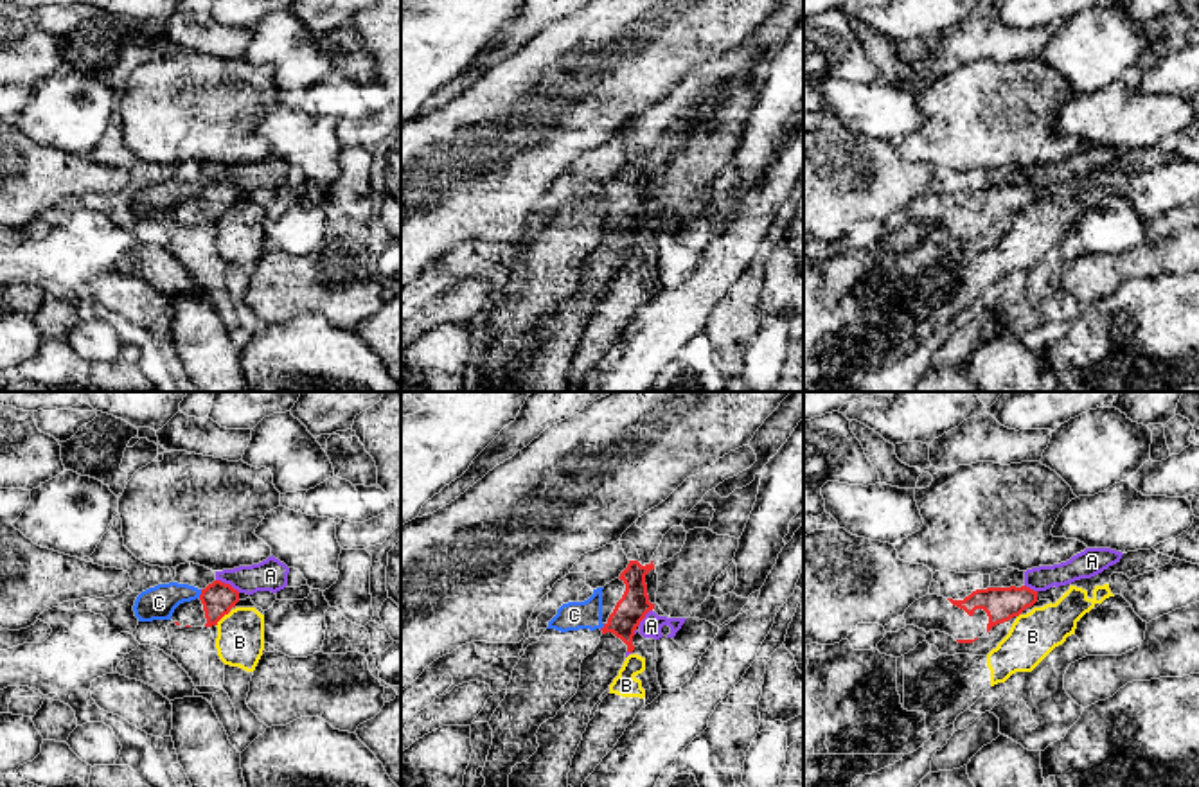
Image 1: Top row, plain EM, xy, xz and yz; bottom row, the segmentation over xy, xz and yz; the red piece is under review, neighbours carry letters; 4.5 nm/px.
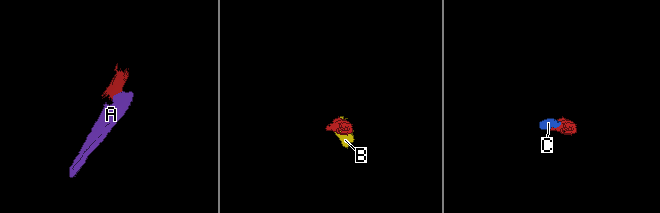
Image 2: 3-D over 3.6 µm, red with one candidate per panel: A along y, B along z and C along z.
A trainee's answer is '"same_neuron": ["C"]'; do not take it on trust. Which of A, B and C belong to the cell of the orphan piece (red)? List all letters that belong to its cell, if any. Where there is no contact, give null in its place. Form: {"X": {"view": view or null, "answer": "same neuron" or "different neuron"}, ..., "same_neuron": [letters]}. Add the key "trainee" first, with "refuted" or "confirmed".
{"trainee": "refuted", "A": {"view": "xy", "answer": "different neuron"}, "B": {"view": "xy", "answer": "different neuron"}, "C": {"view": "xy", "answer": "different neuron"}, "same_neuron": []}

